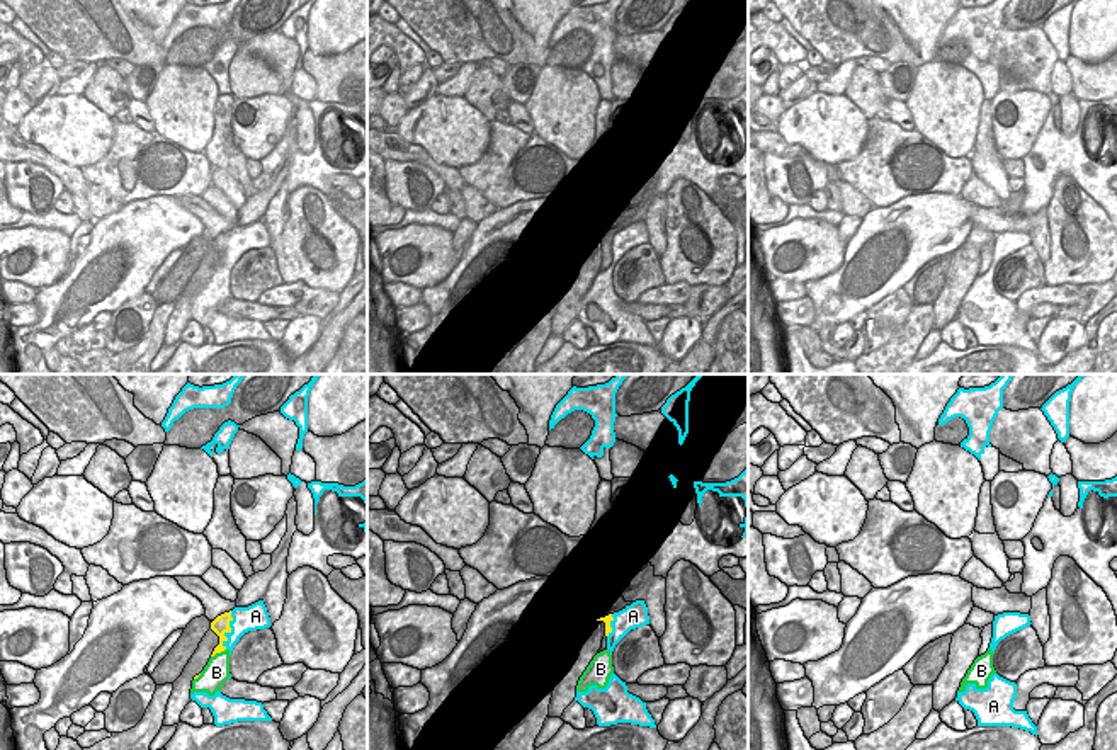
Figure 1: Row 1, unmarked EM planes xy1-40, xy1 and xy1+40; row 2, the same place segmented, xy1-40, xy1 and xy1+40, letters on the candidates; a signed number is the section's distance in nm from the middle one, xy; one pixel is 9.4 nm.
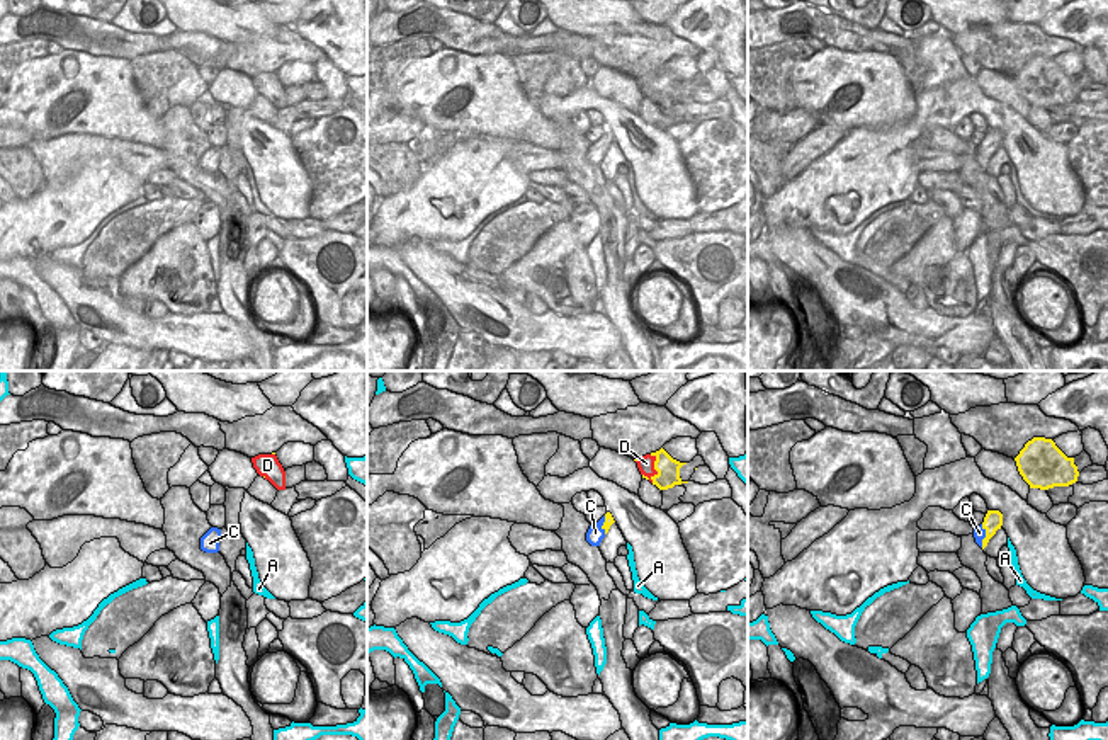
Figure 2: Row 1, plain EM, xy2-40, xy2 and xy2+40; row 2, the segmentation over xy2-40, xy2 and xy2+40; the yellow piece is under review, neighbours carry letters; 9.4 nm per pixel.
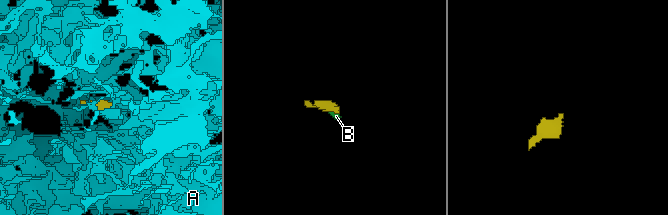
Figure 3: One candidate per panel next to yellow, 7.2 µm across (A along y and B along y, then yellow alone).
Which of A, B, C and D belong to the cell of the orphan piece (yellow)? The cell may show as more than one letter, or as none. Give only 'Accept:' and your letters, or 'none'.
Accept: C

